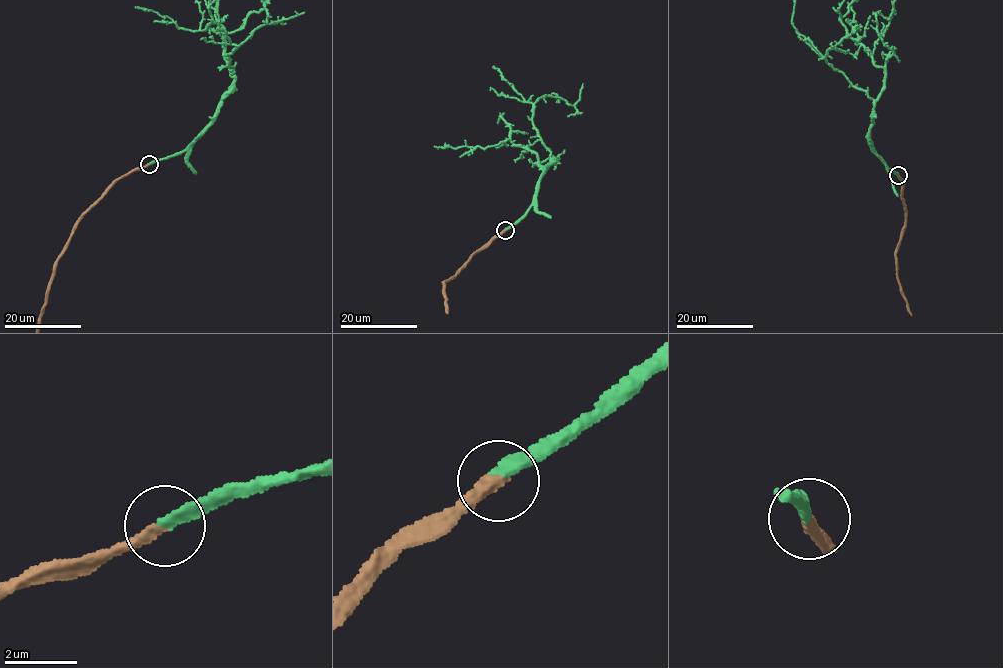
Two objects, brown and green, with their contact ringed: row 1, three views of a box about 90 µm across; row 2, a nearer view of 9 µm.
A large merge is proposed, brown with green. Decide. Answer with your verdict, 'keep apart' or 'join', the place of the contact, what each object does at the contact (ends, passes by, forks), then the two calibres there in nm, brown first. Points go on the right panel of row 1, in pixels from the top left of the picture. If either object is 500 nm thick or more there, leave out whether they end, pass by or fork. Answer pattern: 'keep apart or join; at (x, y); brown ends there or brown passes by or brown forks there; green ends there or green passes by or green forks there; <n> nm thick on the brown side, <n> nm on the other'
join; at (898, 175); brown ends there; green ends there; 320 nm thick on the brown side, 320 nm on the other

